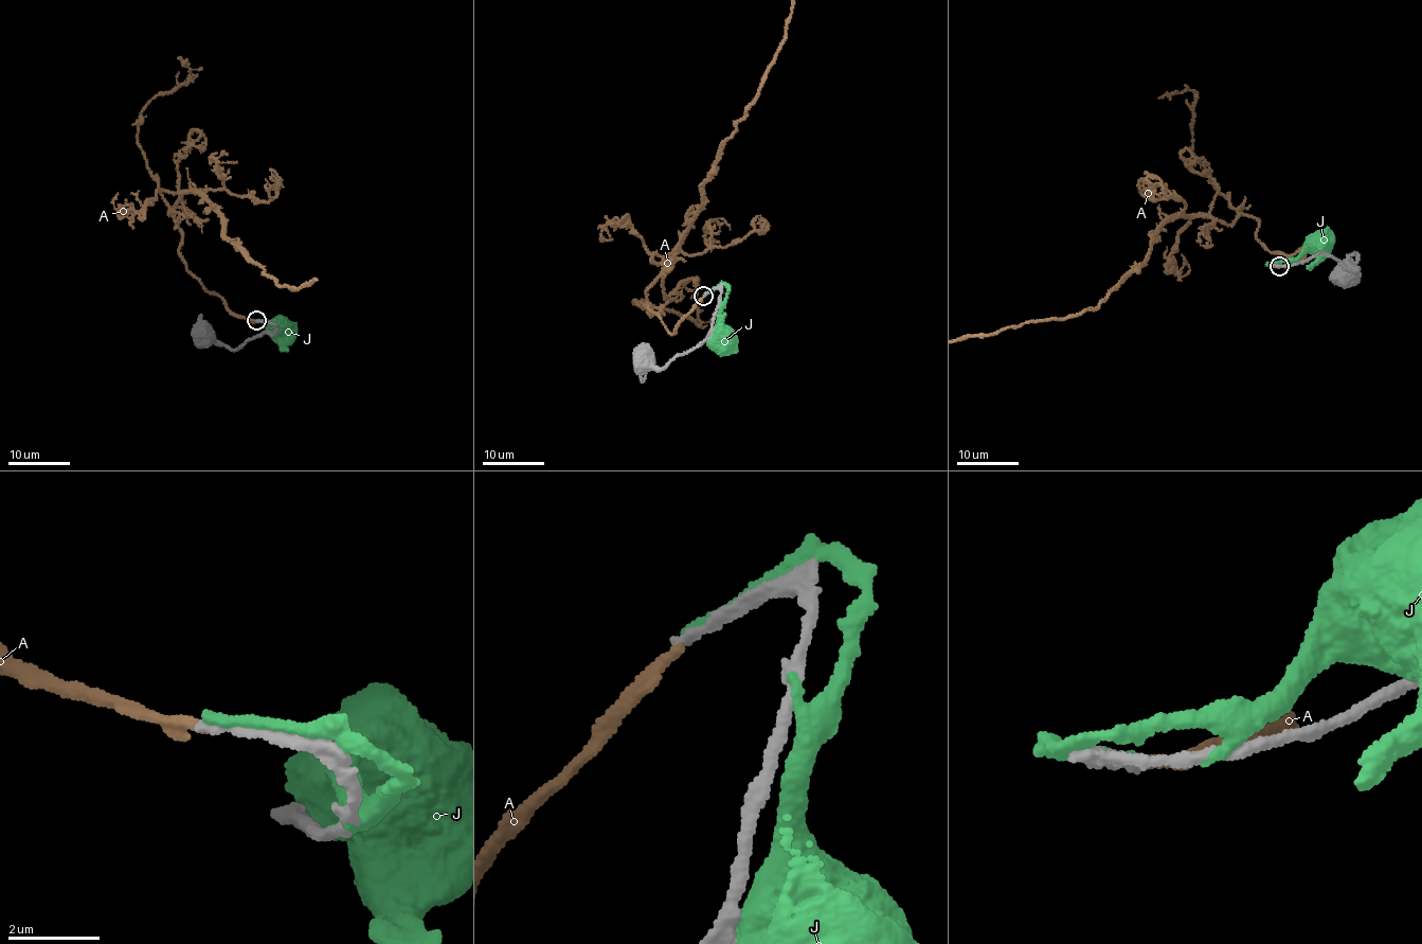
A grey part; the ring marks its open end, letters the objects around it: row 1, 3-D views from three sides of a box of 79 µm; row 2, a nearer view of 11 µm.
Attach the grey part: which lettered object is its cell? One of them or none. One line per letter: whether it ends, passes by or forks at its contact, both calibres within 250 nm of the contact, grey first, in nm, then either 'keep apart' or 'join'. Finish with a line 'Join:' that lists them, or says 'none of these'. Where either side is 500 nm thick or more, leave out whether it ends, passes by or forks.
A: it ends; calibres 190 and 240 nm; keep apart
J: it passes by; calibres 220 and 240 nm; keep apart
Join: none of these

